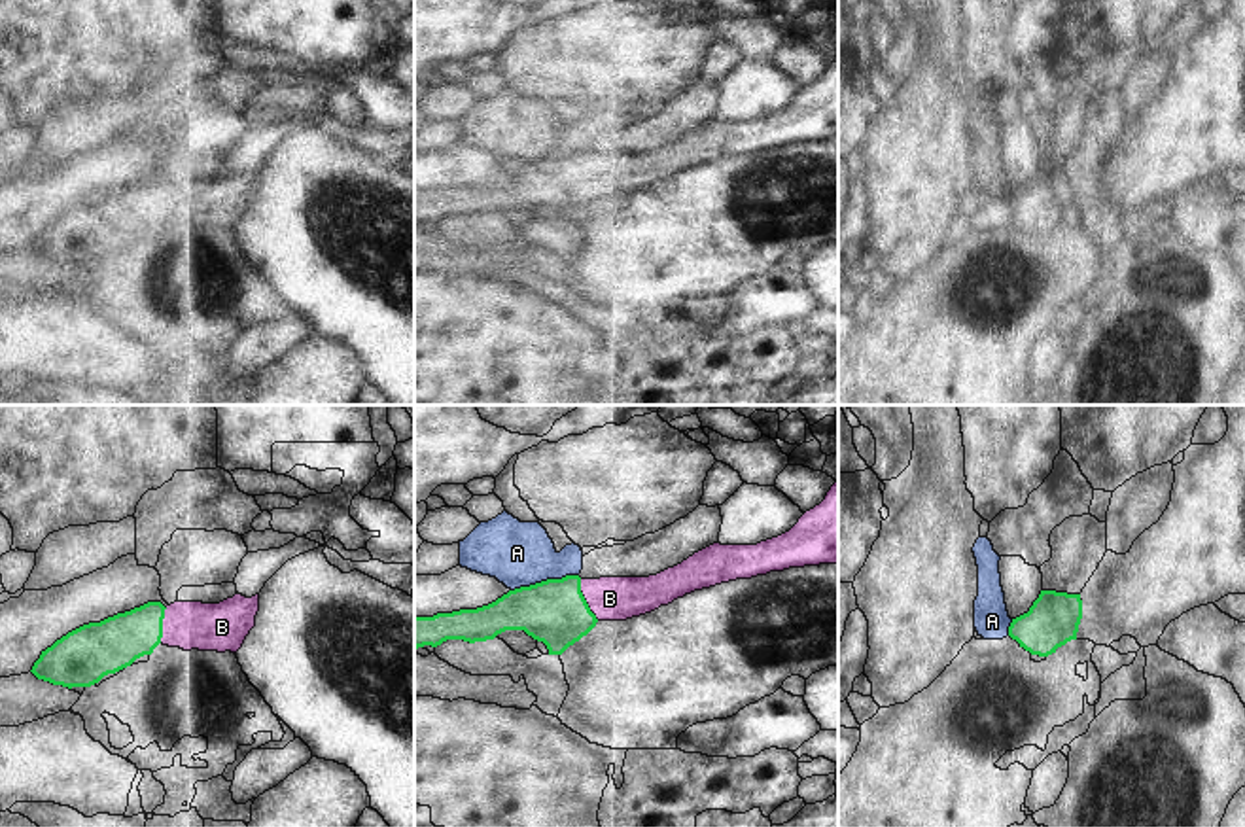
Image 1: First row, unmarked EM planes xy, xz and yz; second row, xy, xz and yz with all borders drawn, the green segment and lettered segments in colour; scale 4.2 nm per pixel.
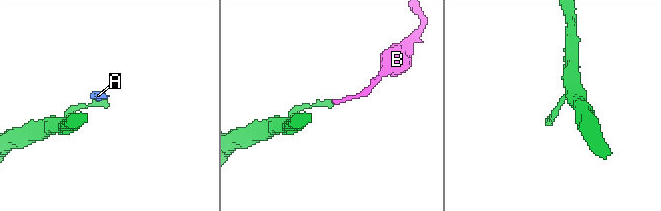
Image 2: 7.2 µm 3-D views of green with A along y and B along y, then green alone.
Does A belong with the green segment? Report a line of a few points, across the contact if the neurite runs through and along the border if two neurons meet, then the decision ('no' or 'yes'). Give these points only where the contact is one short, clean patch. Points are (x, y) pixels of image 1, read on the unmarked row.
no

